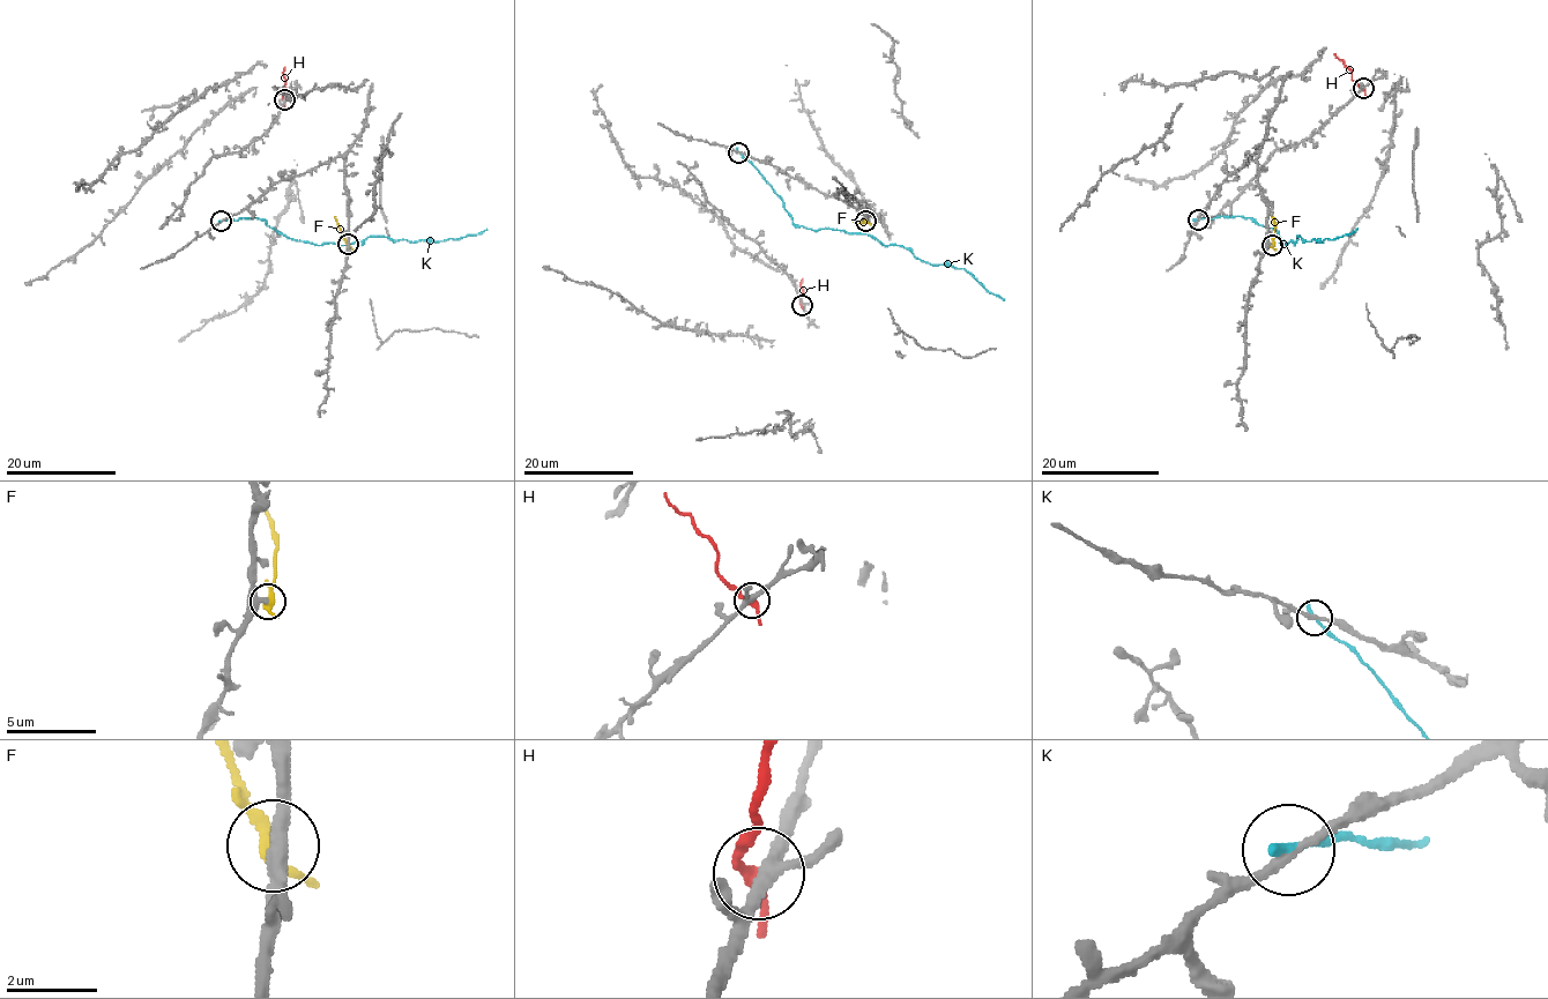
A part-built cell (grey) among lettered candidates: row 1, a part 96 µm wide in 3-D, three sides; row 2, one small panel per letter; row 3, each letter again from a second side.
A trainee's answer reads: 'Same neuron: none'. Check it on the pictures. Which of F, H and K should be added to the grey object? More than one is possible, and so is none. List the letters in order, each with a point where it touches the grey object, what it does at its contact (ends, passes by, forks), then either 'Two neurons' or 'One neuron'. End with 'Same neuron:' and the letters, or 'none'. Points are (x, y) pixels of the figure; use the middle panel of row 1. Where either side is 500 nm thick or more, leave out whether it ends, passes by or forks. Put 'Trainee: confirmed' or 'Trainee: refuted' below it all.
F: Touches grey at (865, 221). It forks there. Two neurons
H: Touches grey at (802, 305). It passes by. Two neurons
K: Touches grey at (738, 153). It ends there. Two neurons
Same neuron: none
Trainee: confirmed

